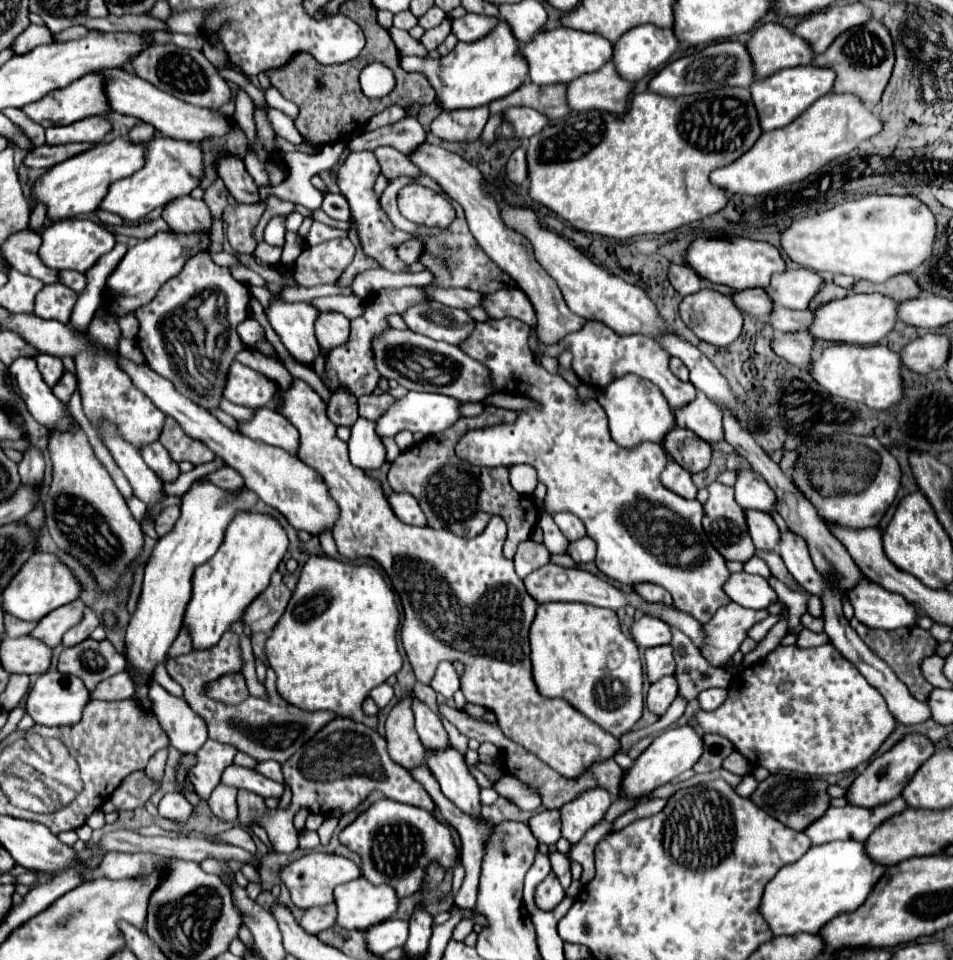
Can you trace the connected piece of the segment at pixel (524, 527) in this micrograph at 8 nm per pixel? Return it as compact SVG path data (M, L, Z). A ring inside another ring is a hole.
M488 405L488 409L480 417L464 417L456 421L452 429L444 433L426 437L420 443L414 443L406 451L402 451L388 471L388 483L394 491L410 493L418 499L420 507L428 517L428 527L432 529L448 529L458 537L472 539L480 535L488 521L494 515L500 515L508 525L508 537L504 543L504 557L512 559L518 543L526 541L538 523L540 509L528 495L520 495L510 485L510 469L508 467L472 467L466 461L460 461L454 453L454 445L462 435L474 429L498 425L498 423L514 423L518 413L512 409L502 409Z

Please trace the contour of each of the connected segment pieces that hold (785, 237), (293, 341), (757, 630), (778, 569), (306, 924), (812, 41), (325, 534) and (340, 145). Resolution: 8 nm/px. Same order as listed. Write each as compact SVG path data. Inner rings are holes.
M866 195L858 201L846 201L836 205L816 217L806 217L804 221L796 221L790 229L782 233L782 247L788 257L800 265L806 265L818 273L830 271L840 275L850 275L854 279L868 279L868 281L888 281L896 275L910 273L920 267L928 257L934 253L936 241L936 217L918 197L912 195Z
M270 283L272 303L268 311L268 321L274 331L280 335L284 347L290 355L300 363L314 363L320 353L320 345L314 335L314 321L318 317L318 309L310 303L284 303L278 299L280 285Z
M770 615L768 619L764 619L764 621L756 623L756 625L748 631L748 635L750 635L754 641L760 641L760 639L770 631L770 627L774 627L780 619L782 619L782 615Z
M756 551L756 555L758 557L762 557L766 563L768 563L768 567L770 567L770 571L772 571L772 575L776 577L776 579L780 579L788 589L792 589L792 591L798 591L798 593L806 593L808 595L808 591L792 577L792 573L788 573L788 569L786 569L786 565L784 565L784 561L778 557L778 553L774 553L774 551L768 551L768 553L758 553Z
M330 903L330 905L324 905L324 907L312 907L312 909L306 909L304 917L300 919L300 925L304 927L304 931L316 935L320 933L322 929L328 929L336 923L336 903Z
M860 3L832 5L826 11L818 11L804 17L792 33L802 37L810 45L812 53L818 55L818 53L824 53L824 49L828 49L828 45L844 29L850 29L852 25L860 25L868 19L870 19L870 13Z
M324 530L319 535L319 541L327 556L332 557L333 559L336 559L343 563L351 563L348 559L342 557L338 553L332 533L329 530Z
M338 141L332 145L324 145L318 155L308 155L302 151L282 153L282 159L290 167L290 175L282 185L258 187L260 199L266 201L268 197L274 195L274 197L284 199L284 201L300 203L306 209L320 209L322 193L316 191L316 187L310 183L310 177L320 173L320 171L332 169L337 164L344 149L346 149L346 143Z

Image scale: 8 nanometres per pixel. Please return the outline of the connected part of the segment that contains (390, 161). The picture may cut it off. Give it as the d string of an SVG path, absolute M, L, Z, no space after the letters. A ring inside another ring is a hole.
M378 147L378 149L374 151L374 155L376 155L376 159L378 159L380 167L382 167L382 173L386 175L388 181L392 181L392 179L396 179L396 177L400 177L400 175L414 177L414 179L420 177L416 165L412 165L412 163L406 159L404 153L400 153L400 151L392 149L392 147Z

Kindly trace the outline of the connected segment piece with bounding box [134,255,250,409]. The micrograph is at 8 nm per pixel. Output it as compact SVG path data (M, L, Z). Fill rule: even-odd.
M192 255L184 263L182 271L168 279L148 305L134 313L140 323L138 345L146 357L146 363L150 369L172 381L180 395L188 397L204 409L218 409L230 365L236 361L236 355L246 349L236 329L248 317L248 303L250 289L236 281L228 267L216 265L210 255ZM204 289L218 289L226 297L228 317L216 317L220 323L220 329L214 329L216 335L208 335L208 327L198 315L188 315L188 301L194 295L200 295Z

